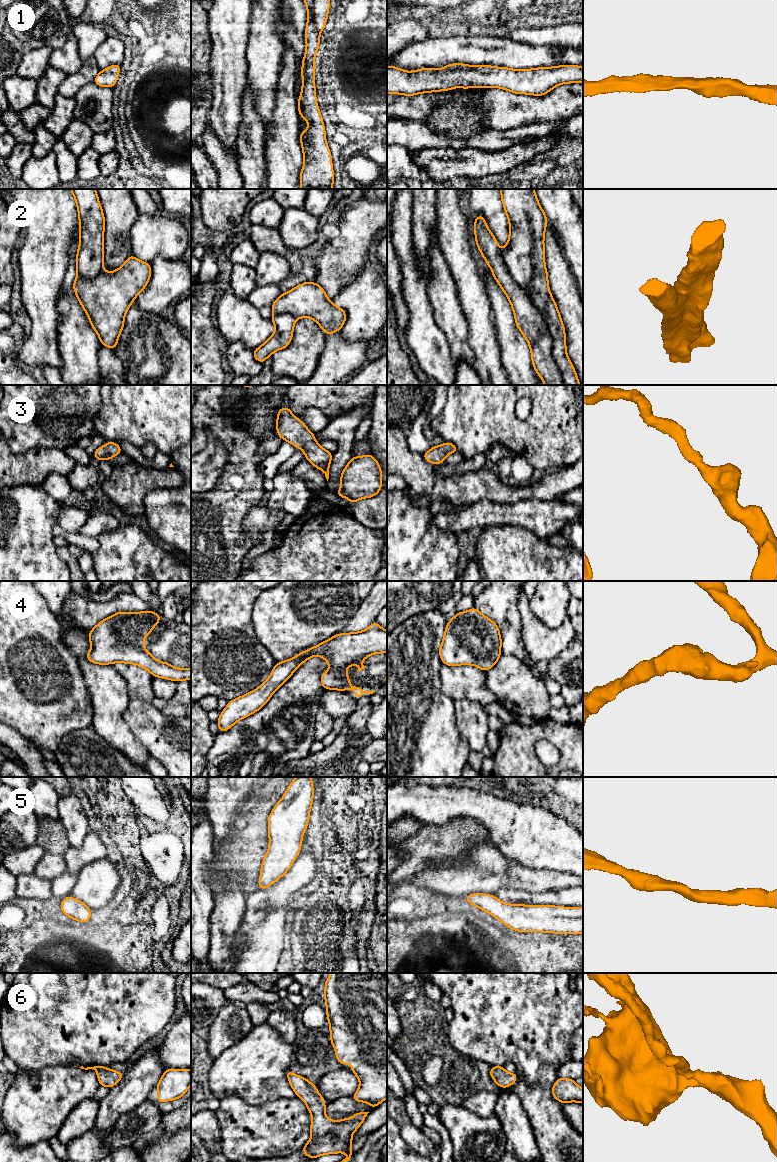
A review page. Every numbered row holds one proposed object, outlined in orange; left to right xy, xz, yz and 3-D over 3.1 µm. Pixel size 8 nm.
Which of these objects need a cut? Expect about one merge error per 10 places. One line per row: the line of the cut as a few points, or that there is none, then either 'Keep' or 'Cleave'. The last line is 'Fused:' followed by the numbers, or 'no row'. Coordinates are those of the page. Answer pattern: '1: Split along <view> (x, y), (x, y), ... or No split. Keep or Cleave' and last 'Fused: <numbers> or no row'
1: No split. Keep
2: No split. Keep
3: No split. Keep
4: No split. Keep
5: No split. Keep
6: No split. Keep
Fused: no row

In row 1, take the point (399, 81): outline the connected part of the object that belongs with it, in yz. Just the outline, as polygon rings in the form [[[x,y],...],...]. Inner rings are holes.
[[[453,63],[440,69],[405,71],[387,66],[387,94],[413,96],[462,87],[497,87],[515,94],[542,96],[565,83],[583,83],[583,67],[560,65],[515,70],[490,65]]]

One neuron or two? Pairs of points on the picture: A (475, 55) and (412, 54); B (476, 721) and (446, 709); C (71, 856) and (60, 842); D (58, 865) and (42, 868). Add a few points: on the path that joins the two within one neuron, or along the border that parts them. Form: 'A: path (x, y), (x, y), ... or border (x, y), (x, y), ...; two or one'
A: path (459, 54), (428, 54); one
B: border (455, 701), (455, 726), (460, 735); two
C: border (69, 846), (63, 855); two
D: path (54, 865), (46, 868); one

